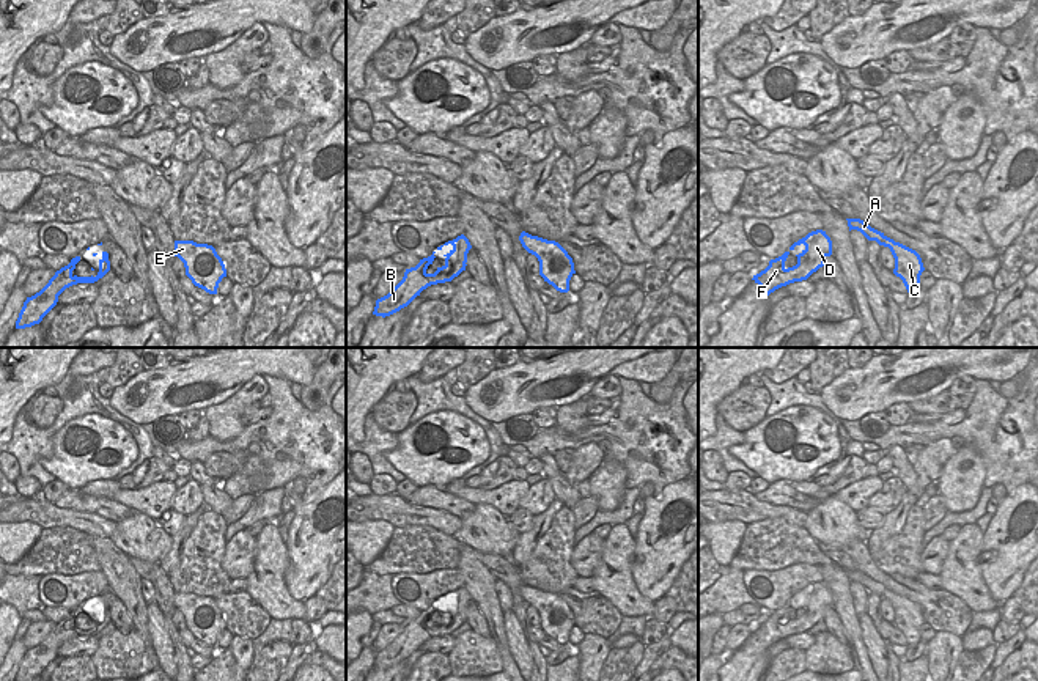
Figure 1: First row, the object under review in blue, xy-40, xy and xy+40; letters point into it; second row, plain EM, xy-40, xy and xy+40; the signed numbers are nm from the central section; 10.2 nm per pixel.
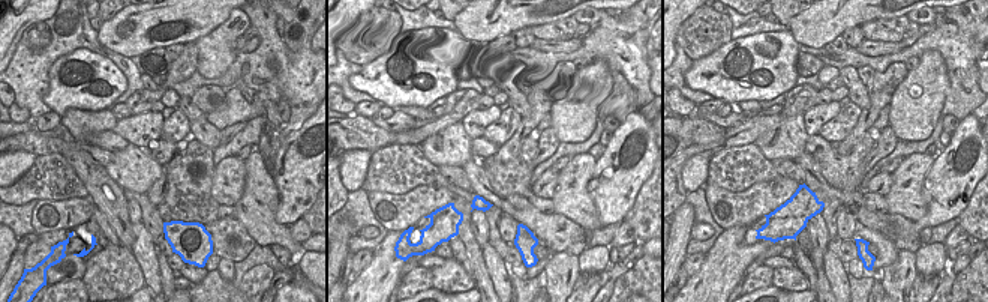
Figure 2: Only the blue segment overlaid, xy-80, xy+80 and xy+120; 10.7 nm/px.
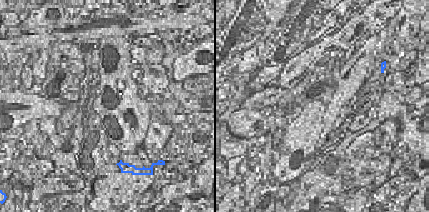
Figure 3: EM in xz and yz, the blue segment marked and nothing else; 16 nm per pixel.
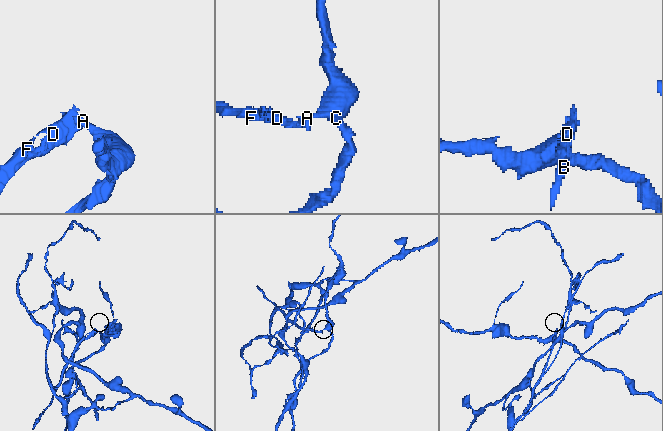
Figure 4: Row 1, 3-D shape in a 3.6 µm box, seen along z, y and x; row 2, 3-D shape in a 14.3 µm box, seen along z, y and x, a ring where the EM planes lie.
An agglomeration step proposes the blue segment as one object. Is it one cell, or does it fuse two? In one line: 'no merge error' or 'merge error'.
merge error

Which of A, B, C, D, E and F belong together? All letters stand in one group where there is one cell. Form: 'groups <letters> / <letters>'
groups A B D F / C E

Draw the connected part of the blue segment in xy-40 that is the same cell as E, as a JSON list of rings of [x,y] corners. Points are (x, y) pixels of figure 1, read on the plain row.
[[[175,593],[175,609],[184,615],[186,628],[195,639],[217,646],[219,635],[226,629],[226,621],[212,598]]]

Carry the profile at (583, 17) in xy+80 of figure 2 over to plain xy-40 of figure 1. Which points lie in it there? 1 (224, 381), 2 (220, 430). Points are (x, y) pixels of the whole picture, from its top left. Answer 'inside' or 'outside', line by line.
1: outside
2: inside

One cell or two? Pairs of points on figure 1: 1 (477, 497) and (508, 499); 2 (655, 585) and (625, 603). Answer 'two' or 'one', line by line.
1: one
2: two

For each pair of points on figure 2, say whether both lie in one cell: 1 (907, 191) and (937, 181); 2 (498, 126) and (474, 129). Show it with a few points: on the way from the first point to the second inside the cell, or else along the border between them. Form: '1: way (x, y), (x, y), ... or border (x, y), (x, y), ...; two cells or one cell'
1: border (936, 157), (921, 188), (925, 214), (913, 221); two cells
2: border (502, 111), (482, 135); two cells

